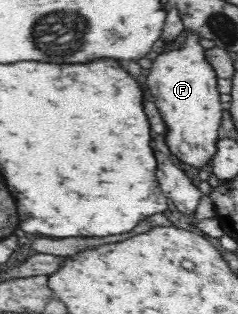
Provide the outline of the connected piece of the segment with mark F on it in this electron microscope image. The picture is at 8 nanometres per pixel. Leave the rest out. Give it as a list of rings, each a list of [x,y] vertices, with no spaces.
[[[184,30],[174,40],[184,45],[161,53],[152,62],[146,76],[146,88],[165,124],[165,143],[171,154],[190,168],[208,168],[218,150],[218,130],[222,122],[220,94],[216,86],[216,73],[204,59],[203,48],[196,34]]]

